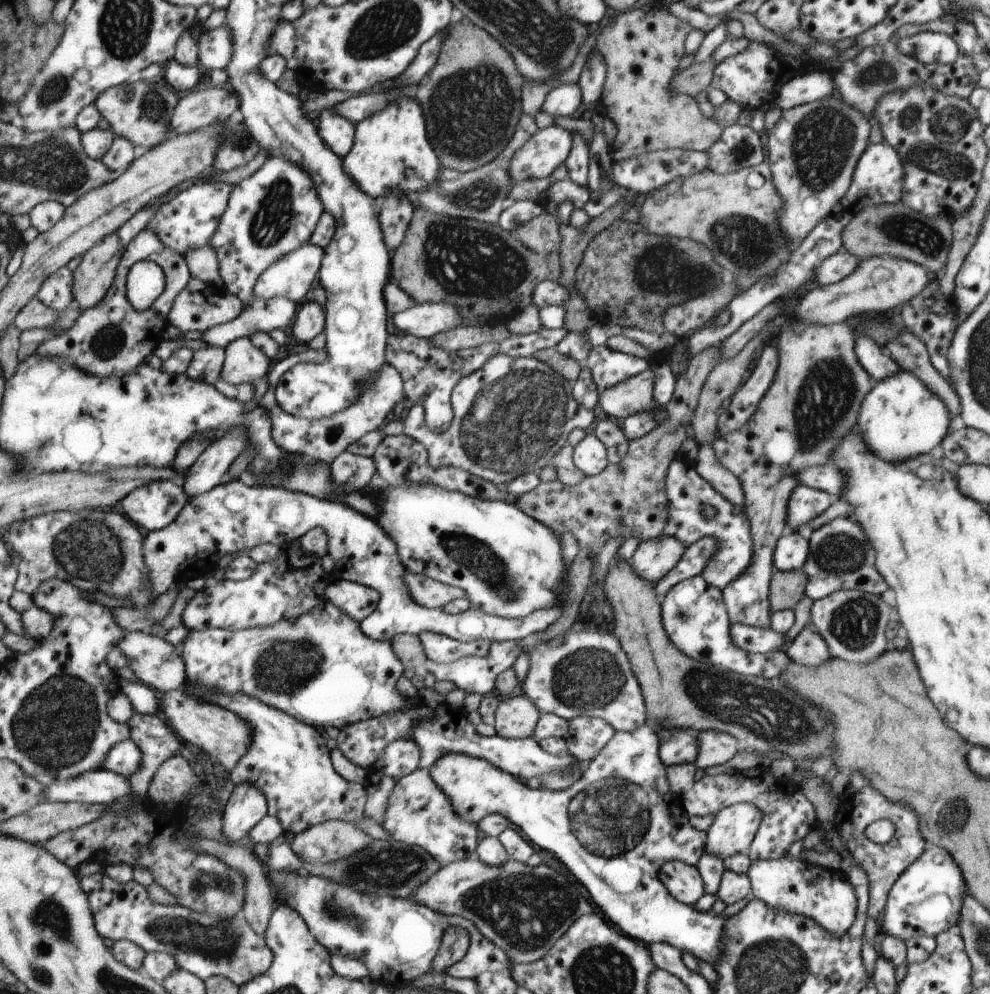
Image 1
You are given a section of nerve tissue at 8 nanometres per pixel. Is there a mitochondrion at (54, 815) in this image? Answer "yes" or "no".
no

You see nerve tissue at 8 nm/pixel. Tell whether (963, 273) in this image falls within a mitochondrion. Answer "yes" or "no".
no

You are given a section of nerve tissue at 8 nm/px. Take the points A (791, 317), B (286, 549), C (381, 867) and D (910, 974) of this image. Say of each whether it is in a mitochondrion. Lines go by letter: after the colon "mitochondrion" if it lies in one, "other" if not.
A: other
B: other
C: mitochondrion
D: other

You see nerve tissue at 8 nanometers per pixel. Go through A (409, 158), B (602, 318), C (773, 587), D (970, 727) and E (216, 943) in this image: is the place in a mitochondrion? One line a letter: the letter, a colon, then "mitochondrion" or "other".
A: other
B: other
C: other
D: other
E: mitochondrion

